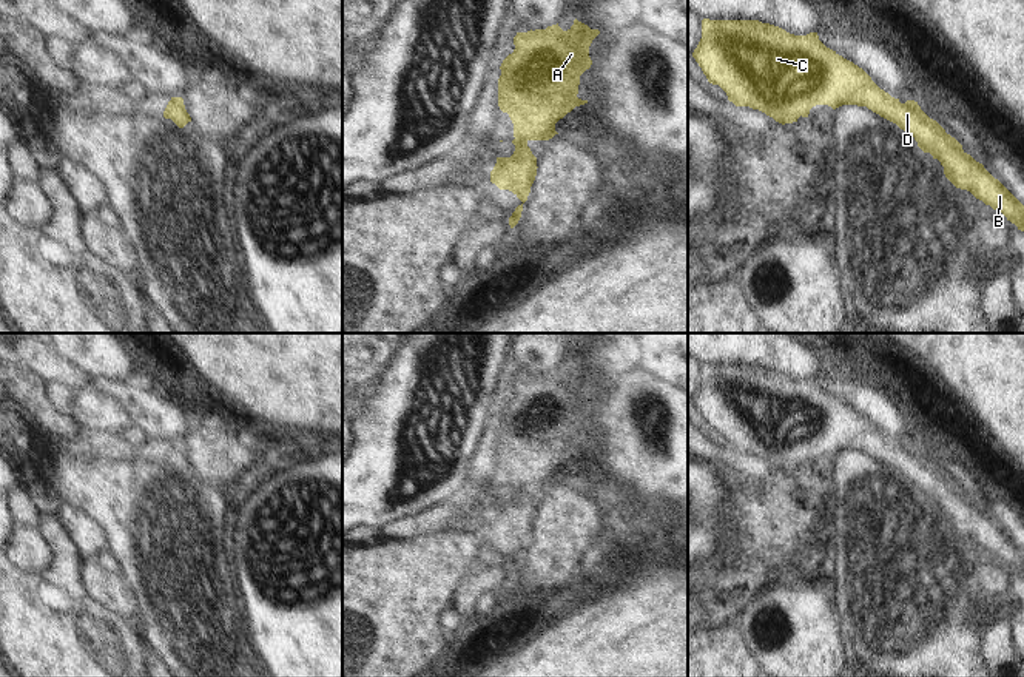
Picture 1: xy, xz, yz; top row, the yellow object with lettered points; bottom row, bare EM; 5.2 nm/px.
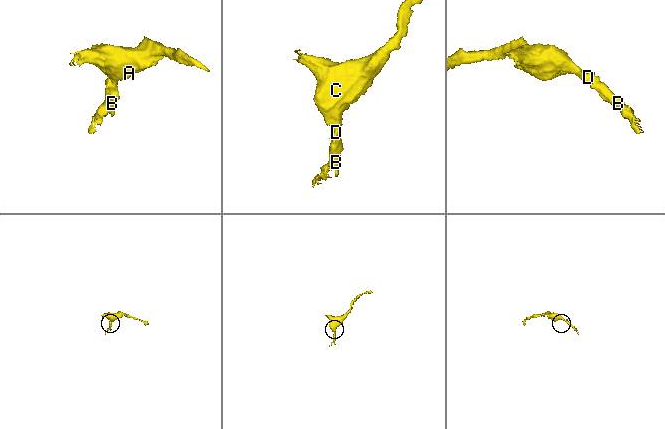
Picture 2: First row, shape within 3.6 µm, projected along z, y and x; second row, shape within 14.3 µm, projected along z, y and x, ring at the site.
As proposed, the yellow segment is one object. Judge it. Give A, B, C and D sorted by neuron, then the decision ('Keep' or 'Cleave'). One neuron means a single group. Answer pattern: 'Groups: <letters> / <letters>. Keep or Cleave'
Groups: A B C D. Keep

